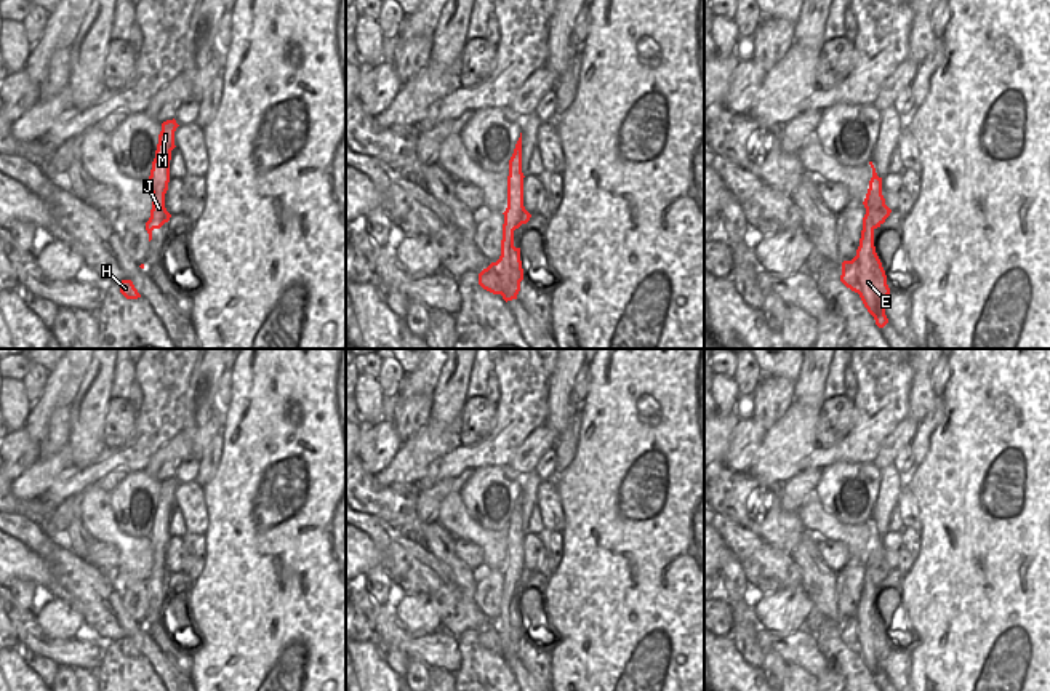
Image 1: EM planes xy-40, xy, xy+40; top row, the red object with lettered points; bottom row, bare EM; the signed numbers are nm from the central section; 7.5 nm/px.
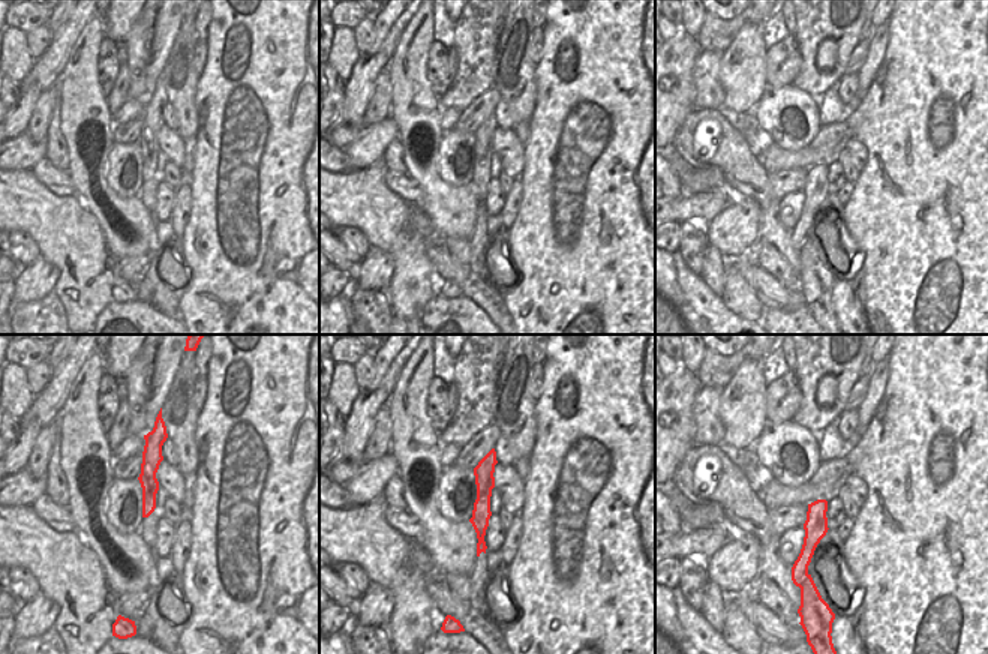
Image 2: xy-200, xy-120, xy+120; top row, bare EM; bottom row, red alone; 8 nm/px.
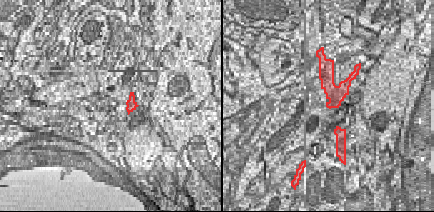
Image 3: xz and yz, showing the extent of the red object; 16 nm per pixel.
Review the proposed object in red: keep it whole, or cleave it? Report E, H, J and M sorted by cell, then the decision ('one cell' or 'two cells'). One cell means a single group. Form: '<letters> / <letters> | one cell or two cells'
E J M / H | two cells

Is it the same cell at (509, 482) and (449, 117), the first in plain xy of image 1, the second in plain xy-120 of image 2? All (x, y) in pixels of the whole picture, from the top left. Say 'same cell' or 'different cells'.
different cells

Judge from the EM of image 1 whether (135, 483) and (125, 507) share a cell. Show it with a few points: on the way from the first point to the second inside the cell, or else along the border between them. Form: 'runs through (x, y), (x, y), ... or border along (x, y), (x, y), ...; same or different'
runs through (135, 490), (132, 501); same

